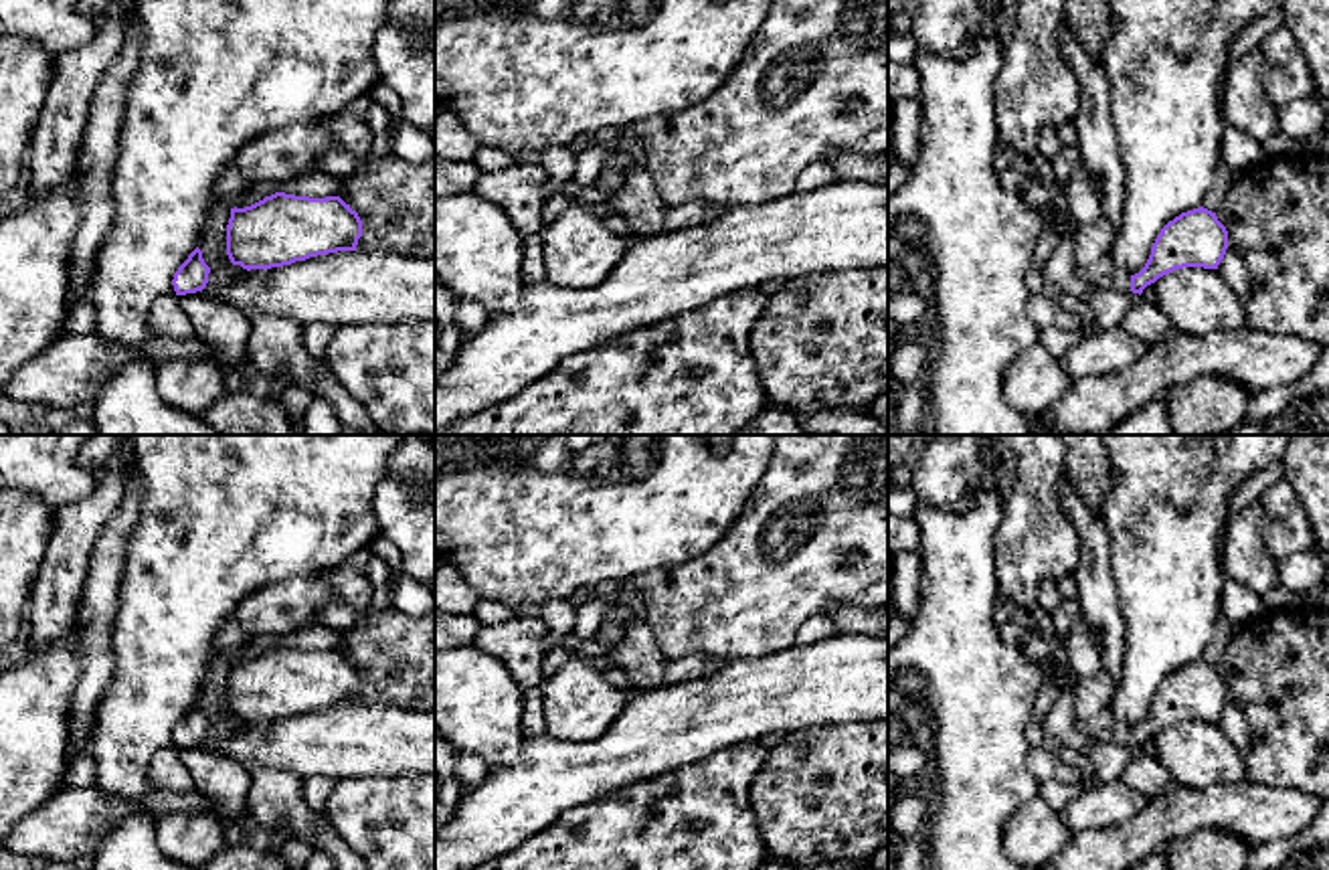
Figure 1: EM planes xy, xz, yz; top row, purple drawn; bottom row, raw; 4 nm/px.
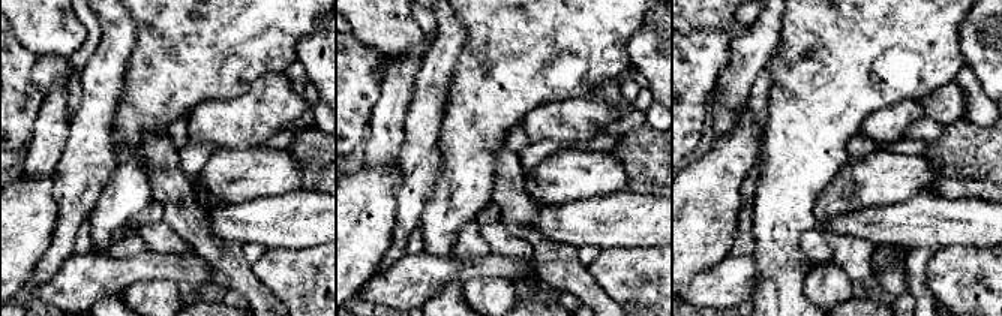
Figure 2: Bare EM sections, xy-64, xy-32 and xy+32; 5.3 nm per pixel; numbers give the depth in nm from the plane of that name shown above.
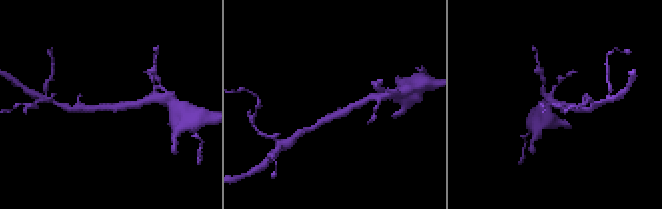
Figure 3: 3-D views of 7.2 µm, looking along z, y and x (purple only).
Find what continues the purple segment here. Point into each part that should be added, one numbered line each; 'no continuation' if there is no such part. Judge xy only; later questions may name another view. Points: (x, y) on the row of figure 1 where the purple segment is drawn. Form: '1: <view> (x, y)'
no continuation

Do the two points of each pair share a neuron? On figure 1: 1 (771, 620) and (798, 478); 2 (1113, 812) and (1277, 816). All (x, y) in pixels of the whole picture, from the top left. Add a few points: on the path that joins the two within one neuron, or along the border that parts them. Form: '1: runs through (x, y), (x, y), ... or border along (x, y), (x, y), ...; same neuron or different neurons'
1: runs through (761, 585), (761, 559), (753, 539), (767, 512); same neuron
2: border along (1149, 800), (1133, 816), (1095, 830); different neurons

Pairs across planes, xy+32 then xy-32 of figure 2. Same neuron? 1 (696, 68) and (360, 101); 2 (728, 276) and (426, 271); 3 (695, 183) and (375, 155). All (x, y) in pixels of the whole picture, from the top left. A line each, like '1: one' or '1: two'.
1: one
2: one
3: two

